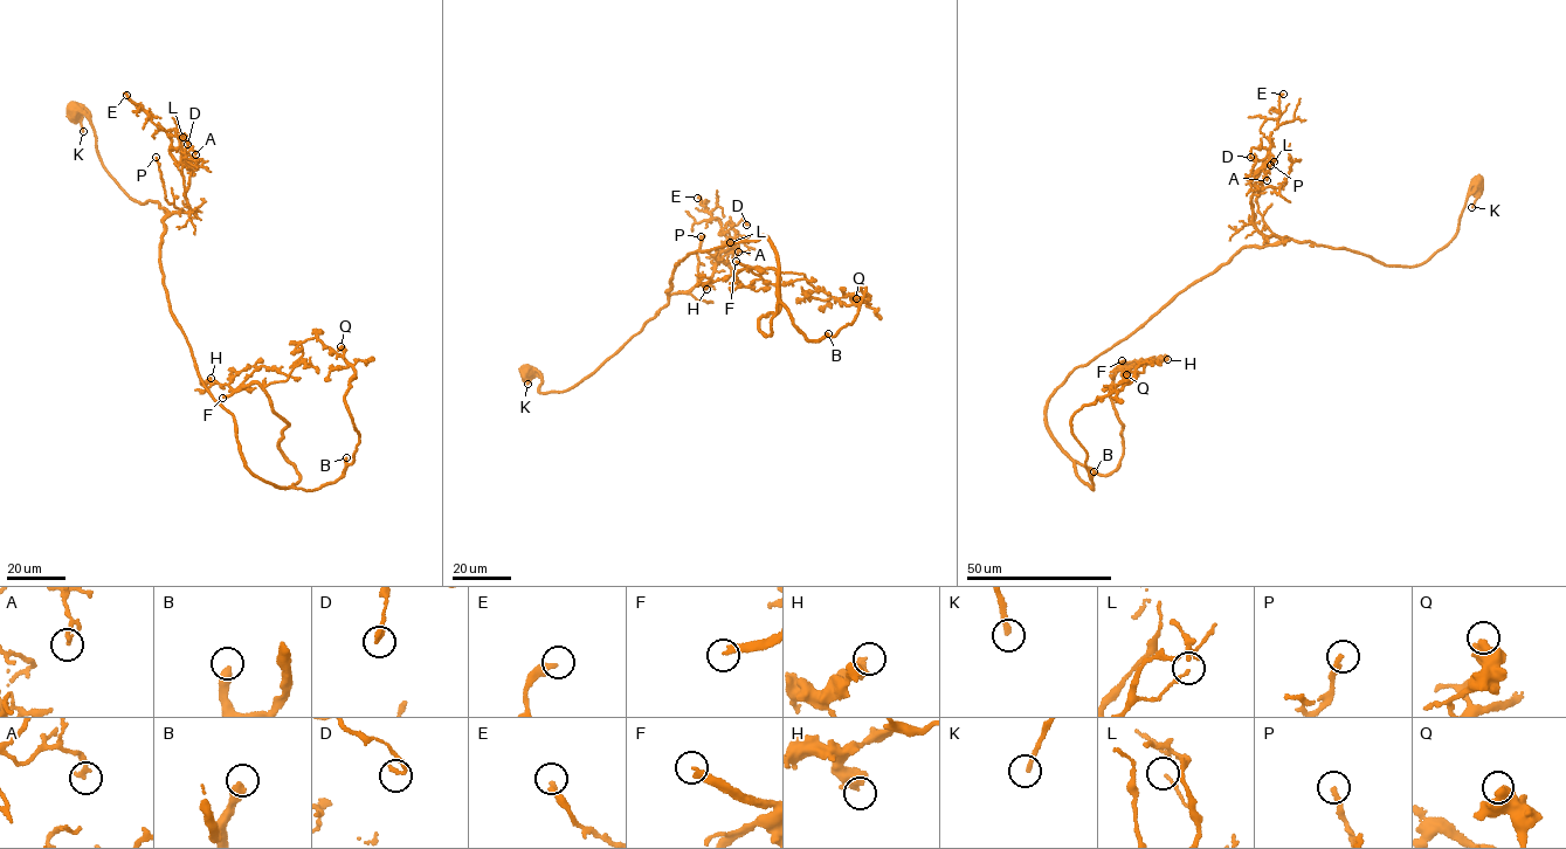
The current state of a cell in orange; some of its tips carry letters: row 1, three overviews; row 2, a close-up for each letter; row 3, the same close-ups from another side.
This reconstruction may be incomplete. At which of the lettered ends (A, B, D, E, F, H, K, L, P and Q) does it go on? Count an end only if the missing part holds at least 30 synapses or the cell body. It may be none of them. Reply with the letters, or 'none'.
B, F, P

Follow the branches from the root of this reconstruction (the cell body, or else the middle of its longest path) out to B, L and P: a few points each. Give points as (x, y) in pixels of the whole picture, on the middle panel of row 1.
B: (528, 372), (539, 393), (572, 388), (668, 303), (677, 261), (763, 235), (793, 324), (828, 333)
L: (528, 372), (540, 375), (539, 393), (572, 388), (671, 294), (709, 280), (730, 242)
P: (528, 372), (537, 371), (537, 391), (549, 393), (566, 391), (592, 373), (669, 296), (697, 283), (701, 236)

